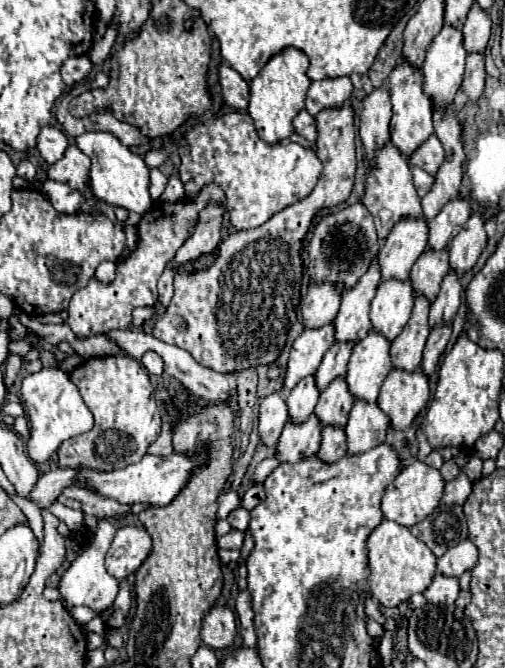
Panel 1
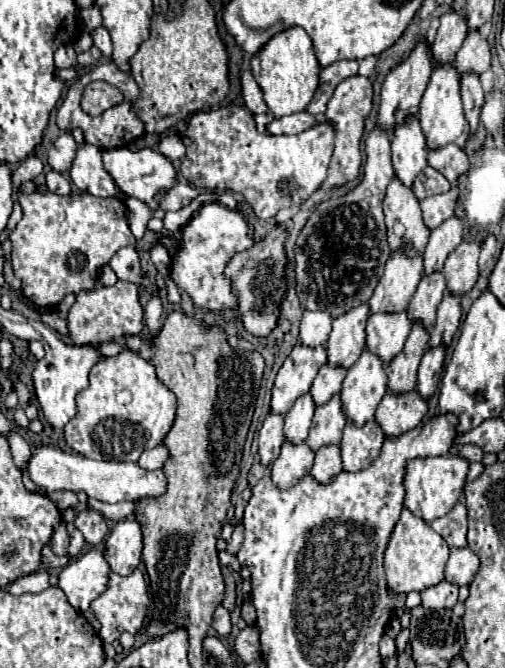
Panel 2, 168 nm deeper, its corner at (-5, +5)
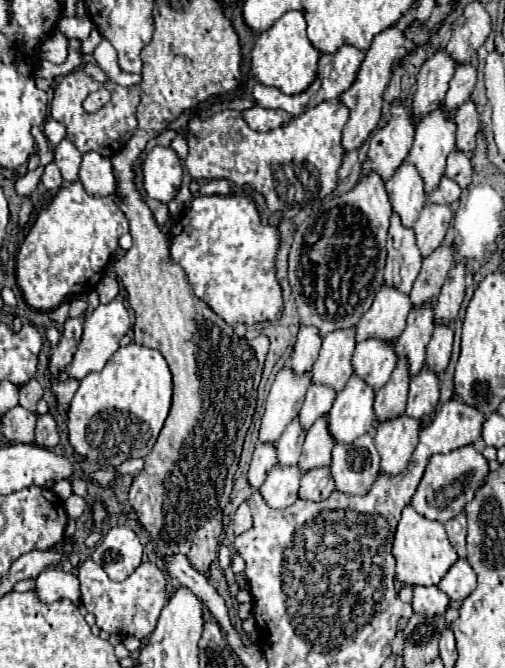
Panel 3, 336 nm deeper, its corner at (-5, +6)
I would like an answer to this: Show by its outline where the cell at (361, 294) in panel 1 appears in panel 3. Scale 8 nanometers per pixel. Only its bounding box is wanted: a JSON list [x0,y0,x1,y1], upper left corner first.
[311,329,355,393]

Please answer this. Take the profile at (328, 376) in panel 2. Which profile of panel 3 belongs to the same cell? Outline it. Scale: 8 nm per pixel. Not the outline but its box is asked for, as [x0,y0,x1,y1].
[299,385,335,431]

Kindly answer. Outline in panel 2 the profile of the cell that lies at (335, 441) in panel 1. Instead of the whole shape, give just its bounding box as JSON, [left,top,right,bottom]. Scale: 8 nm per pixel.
[313,444,343,482]

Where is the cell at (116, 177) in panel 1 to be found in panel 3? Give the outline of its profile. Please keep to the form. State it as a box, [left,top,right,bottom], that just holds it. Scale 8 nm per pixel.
[143,147,183,203]

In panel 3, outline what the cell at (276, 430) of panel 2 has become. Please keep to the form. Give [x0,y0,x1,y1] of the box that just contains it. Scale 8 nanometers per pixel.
[247,443,277,489]

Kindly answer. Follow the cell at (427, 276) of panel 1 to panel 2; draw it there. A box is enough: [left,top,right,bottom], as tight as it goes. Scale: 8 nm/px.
[407,272,447,330]

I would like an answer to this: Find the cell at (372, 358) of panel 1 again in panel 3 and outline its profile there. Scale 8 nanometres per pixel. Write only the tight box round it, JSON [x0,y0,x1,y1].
[329,375,375,445]

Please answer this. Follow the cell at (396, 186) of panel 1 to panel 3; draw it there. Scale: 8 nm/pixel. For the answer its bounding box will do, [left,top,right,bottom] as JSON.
[385,215,421,293]

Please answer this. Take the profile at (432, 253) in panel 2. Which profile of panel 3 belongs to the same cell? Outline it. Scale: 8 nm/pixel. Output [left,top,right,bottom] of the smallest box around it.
[409,245,453,305]

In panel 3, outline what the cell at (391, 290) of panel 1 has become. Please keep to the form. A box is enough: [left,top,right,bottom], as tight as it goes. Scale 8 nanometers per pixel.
[351,339,397,391]

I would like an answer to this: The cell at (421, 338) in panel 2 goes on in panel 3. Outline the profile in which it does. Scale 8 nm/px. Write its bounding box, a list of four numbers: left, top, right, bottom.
[375,359,409,423]

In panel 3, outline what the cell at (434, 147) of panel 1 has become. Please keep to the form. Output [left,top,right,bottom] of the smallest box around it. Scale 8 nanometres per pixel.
[445,151,473,187]

